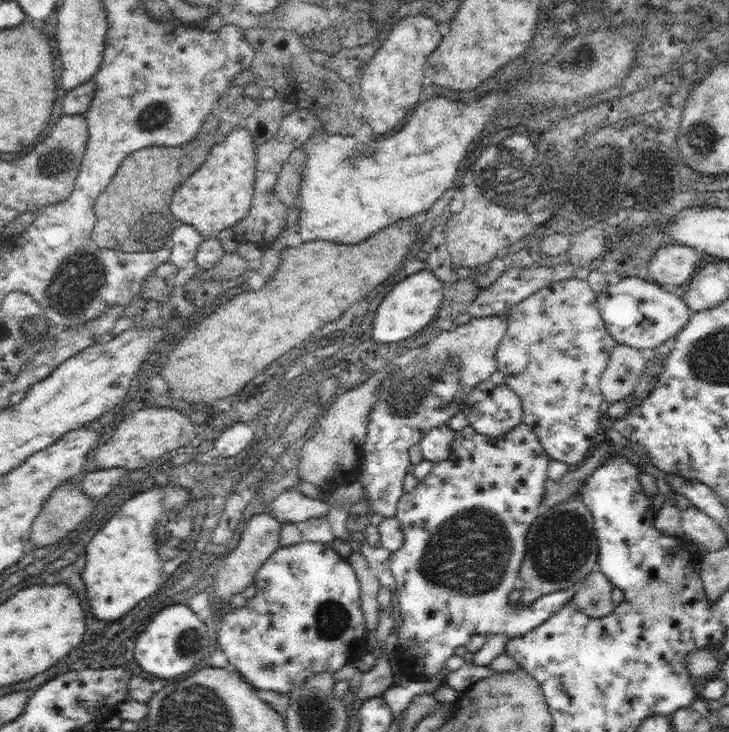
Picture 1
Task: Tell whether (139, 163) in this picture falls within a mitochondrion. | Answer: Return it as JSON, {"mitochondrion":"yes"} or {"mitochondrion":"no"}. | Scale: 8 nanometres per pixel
{"mitochondrion":"no"}

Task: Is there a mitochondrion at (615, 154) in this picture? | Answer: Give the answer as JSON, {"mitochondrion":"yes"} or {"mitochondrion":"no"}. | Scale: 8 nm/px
{"mitochondrion":"yes"}

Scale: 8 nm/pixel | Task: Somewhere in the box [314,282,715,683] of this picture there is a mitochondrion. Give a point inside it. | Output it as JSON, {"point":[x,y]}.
{"point":[465,555]}

